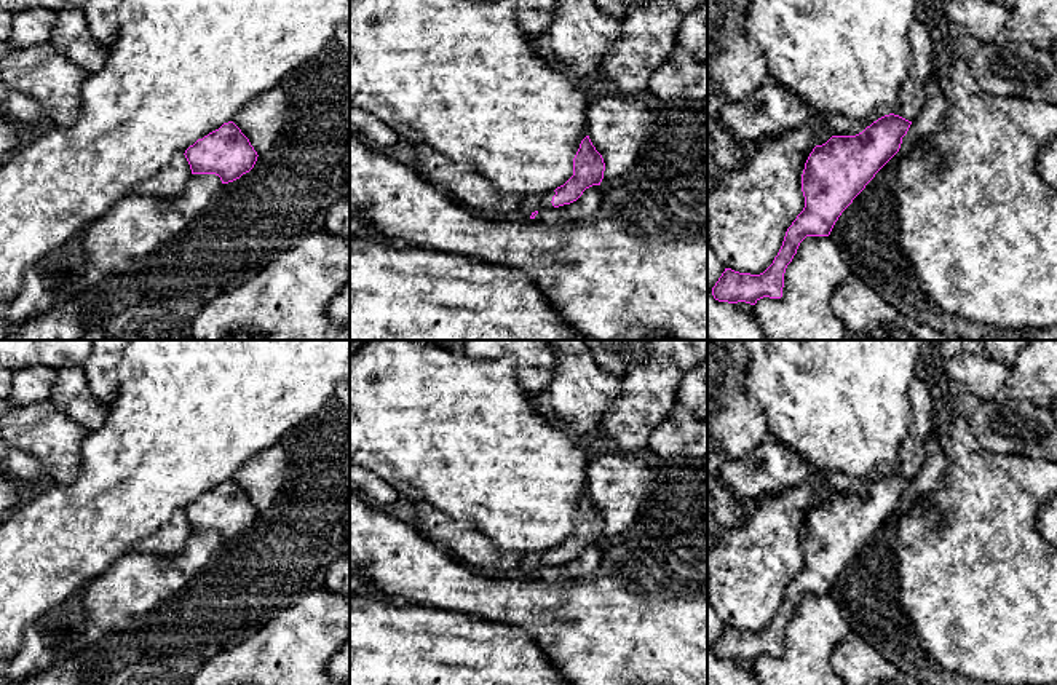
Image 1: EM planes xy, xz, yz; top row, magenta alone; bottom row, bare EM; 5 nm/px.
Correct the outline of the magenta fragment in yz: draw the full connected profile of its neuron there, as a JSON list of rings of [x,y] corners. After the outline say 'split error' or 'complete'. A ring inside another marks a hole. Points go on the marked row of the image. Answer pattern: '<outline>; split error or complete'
[[[889,113],[856,136],[832,136],[825,144],[816,145],[810,153],[802,174],[802,192],[805,208],[787,228],[782,246],[773,263],[760,275],[739,273],[725,268],[712,295],[719,302],[755,305],[760,299],[781,299],[784,287],[784,273],[792,262],[800,243],[806,236],[829,236],[841,212],[865,188],[875,174],[899,152],[902,137],[907,134],[912,121]]]; complete

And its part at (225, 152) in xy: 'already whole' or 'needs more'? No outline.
already whole

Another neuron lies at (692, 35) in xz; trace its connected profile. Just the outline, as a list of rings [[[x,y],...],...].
[[[707,2],[683,18],[677,43],[699,61],[707,61]]]

